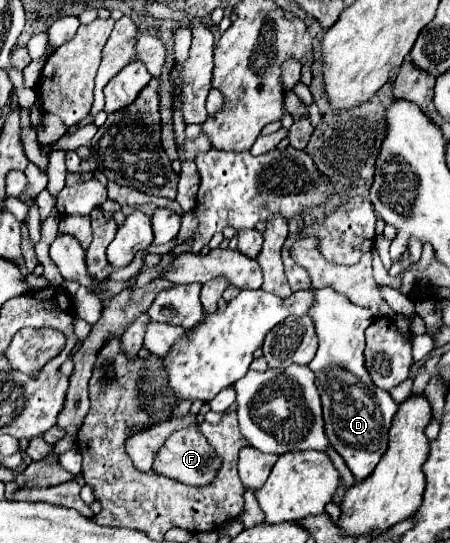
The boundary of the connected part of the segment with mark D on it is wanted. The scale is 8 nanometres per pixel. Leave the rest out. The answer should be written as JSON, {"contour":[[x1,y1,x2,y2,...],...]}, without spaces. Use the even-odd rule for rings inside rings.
{"contour":[[318,288,314,290,314,304,308,316,314,320,318,334,318,352,308,368,314,370,316,388,322,396,326,436,352,470,354,480,362,482,388,450,388,428,398,410,392,396,380,390,364,368,364,330,370,326,372,314,332,288]]}

